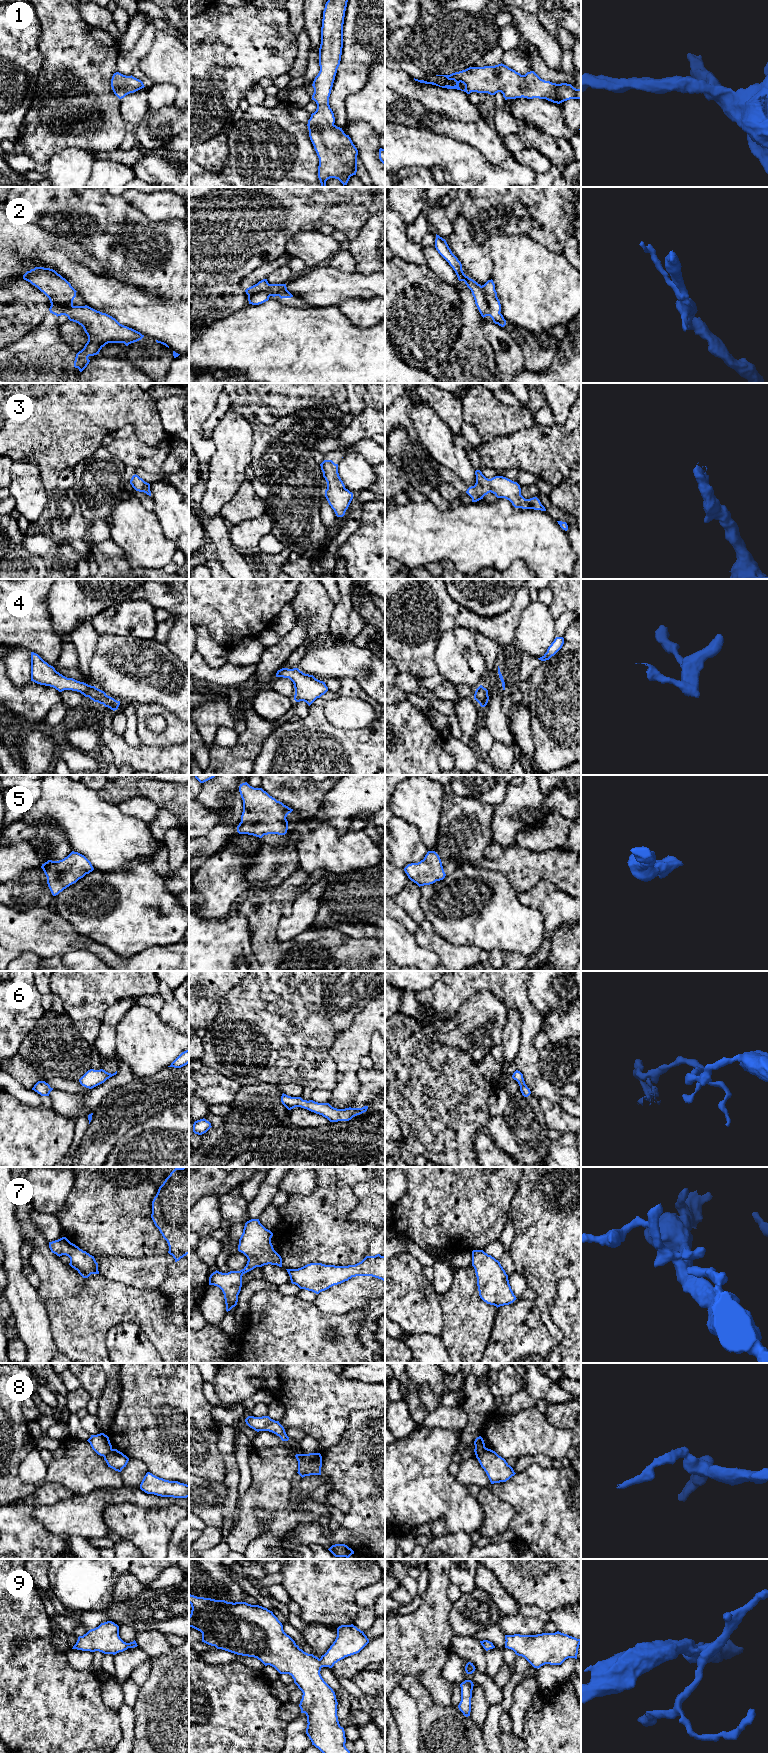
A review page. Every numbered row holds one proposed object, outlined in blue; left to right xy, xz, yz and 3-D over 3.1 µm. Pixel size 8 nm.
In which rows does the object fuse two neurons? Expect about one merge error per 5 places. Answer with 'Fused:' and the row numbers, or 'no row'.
Fused: 8

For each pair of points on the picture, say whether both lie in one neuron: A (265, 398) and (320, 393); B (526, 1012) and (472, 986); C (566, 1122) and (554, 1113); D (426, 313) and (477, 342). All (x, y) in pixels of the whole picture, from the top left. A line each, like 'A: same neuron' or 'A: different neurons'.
A: same neuron
B: same neuron
C: same neuron
D: different neurons

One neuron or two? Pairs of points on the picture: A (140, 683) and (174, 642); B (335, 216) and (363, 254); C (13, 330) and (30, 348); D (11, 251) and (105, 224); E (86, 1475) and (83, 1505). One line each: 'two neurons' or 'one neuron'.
A: two neurons
B: two neurons
C: two neurons
D: two neurons
E: two neurons

